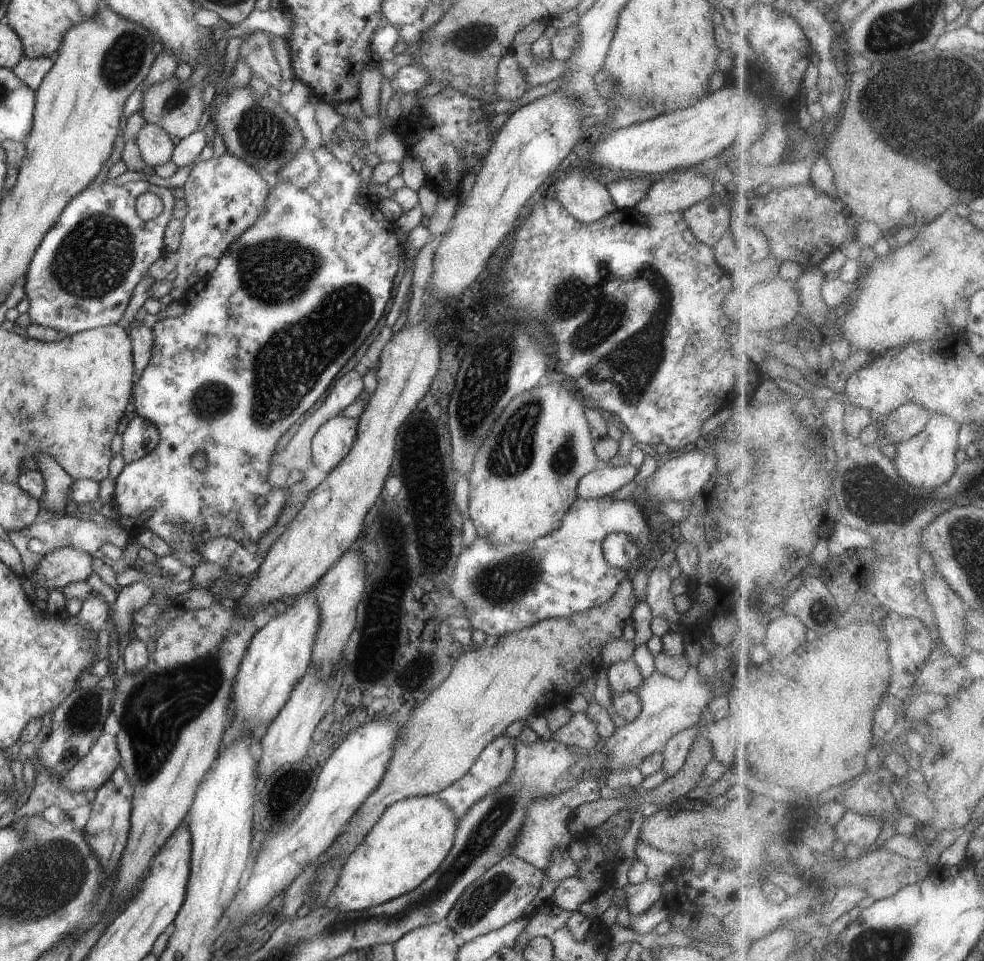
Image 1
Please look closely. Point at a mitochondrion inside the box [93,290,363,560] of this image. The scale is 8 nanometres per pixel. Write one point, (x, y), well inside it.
(214, 400)

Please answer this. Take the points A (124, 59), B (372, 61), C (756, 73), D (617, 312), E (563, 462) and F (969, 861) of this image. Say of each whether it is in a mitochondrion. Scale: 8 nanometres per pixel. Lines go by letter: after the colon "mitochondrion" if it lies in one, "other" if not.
A: mitochondrion
B: other
C: other
D: mitochondrion
E: mitochondrion
F: other

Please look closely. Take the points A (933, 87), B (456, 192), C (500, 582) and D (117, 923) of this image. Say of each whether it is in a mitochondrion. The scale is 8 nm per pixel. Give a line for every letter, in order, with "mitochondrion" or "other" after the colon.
A: mitochondrion
B: other
C: mitochondrion
D: other

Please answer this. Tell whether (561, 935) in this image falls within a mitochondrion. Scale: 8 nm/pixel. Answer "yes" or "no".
no

